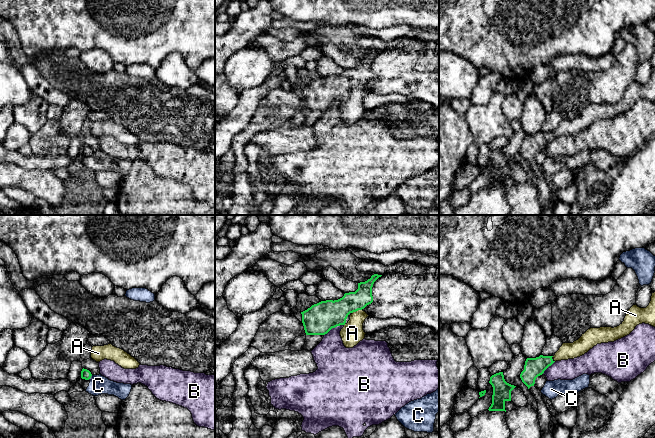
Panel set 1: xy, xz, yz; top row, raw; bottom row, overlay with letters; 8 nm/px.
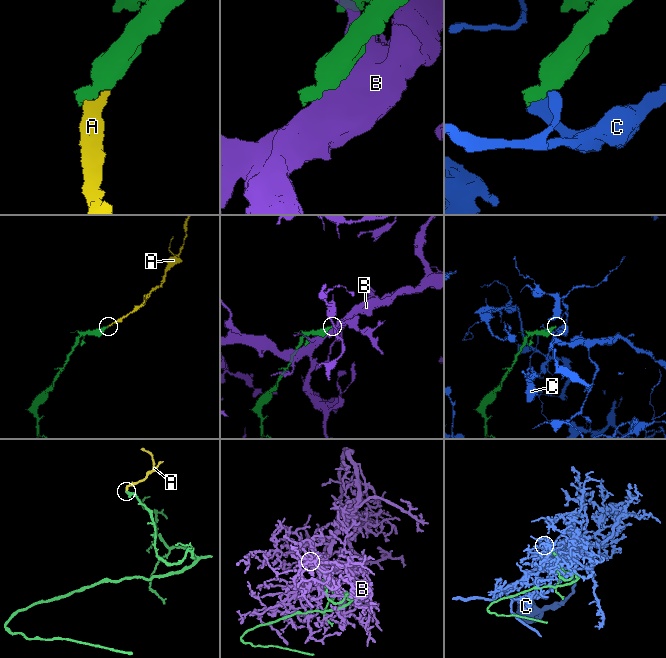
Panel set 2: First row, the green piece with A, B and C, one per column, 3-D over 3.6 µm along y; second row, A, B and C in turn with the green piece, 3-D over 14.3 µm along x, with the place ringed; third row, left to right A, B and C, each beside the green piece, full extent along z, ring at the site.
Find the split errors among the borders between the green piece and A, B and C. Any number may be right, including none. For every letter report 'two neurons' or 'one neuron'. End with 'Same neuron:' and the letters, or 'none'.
A: one neuron
B: two neurons
C: two neurons
Same neuron: A

